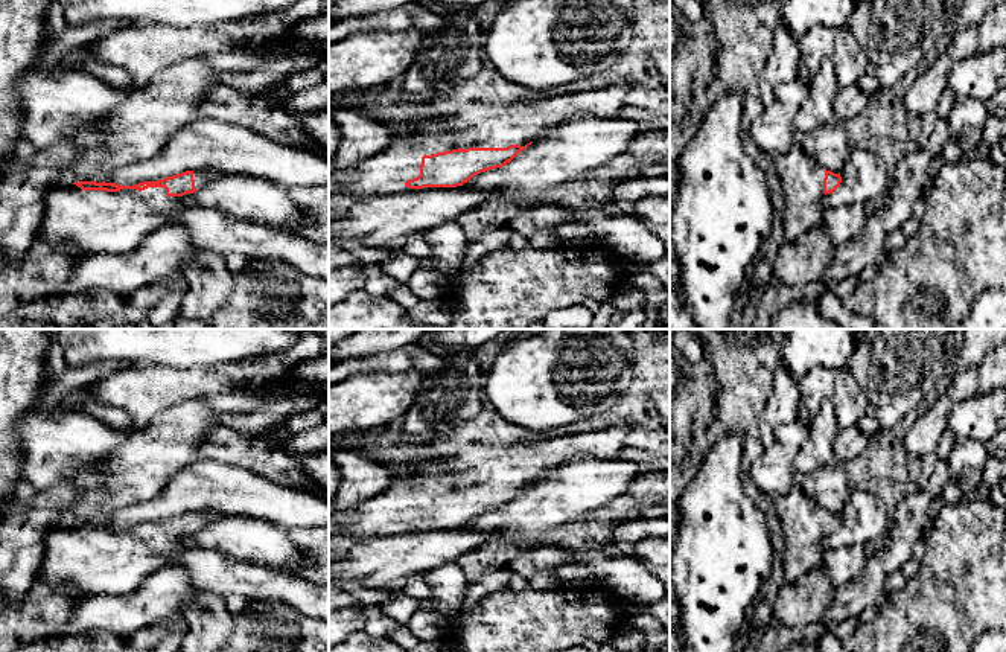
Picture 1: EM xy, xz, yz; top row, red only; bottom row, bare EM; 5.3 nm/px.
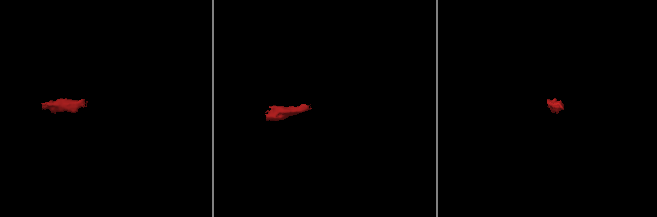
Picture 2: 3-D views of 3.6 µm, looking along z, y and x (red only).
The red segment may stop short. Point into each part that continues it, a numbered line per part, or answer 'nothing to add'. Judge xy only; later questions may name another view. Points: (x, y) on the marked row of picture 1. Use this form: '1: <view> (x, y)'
1: xy (90, 221)

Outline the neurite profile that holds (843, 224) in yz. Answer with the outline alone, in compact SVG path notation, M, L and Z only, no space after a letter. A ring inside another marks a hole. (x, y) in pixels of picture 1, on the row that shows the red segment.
M852 204L846 207L826 207L822 225L829 233L834 247L858 236L868 222L871 206Z

